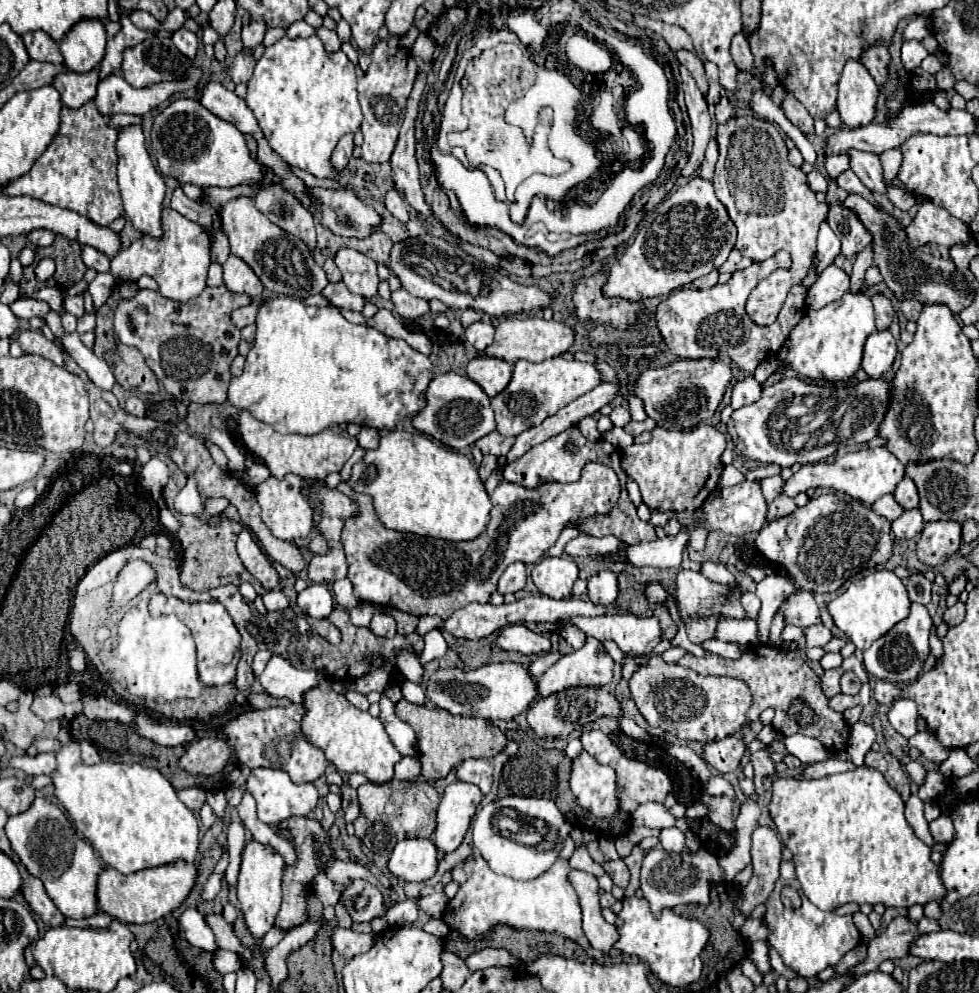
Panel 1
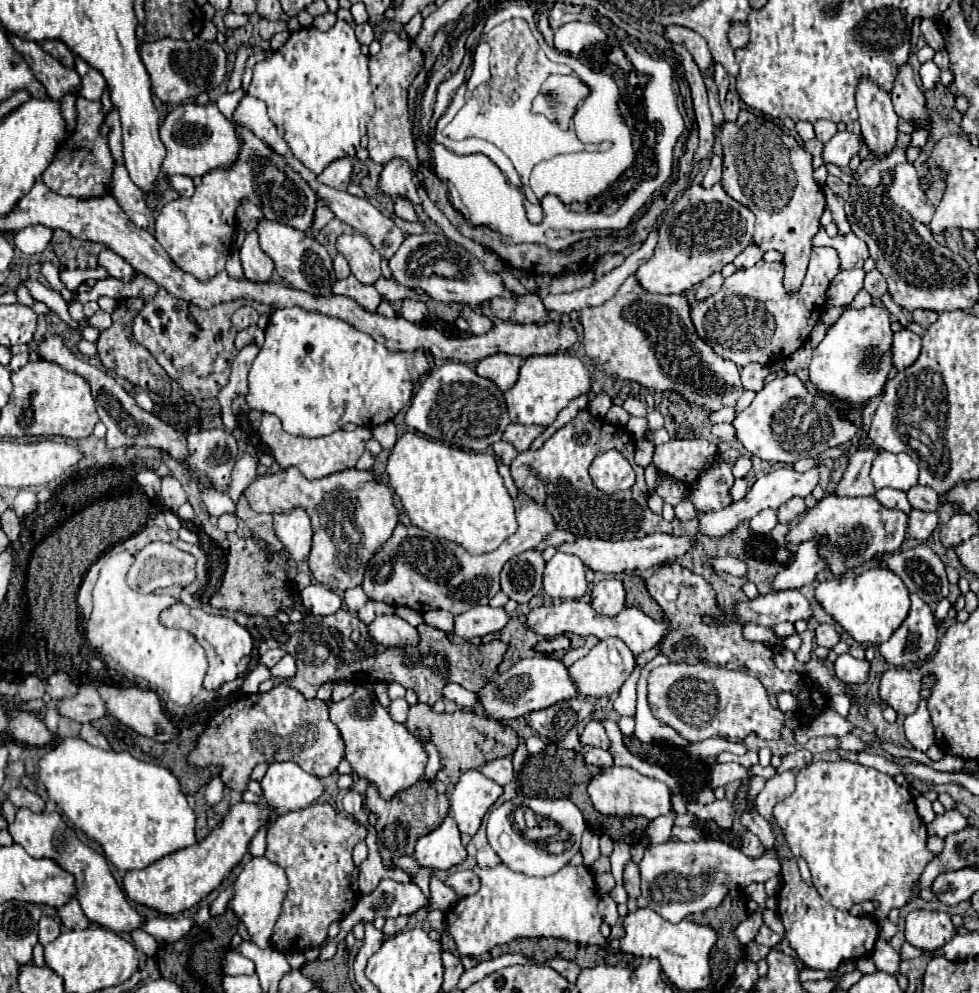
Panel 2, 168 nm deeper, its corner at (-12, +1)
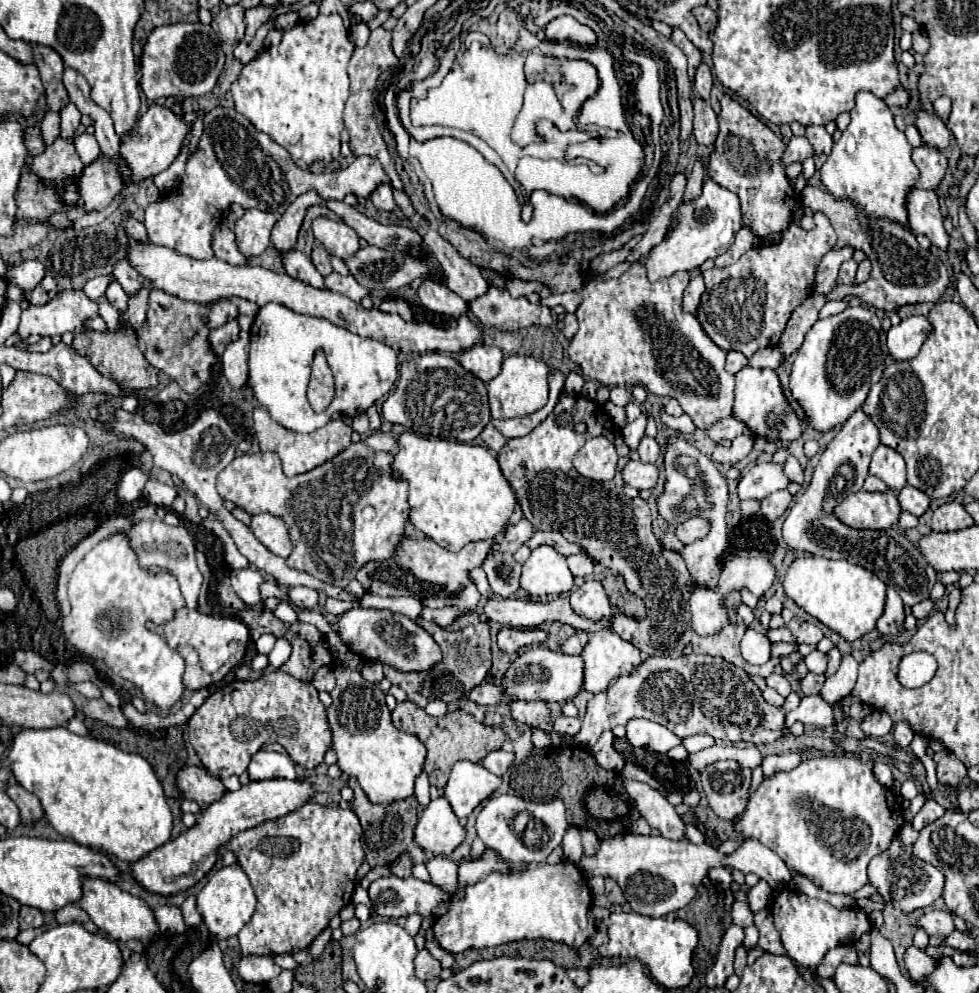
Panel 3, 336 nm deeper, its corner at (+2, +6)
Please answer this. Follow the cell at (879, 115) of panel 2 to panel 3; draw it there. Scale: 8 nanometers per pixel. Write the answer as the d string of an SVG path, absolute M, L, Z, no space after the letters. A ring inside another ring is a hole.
M859 92L851 110L851 124L835 142L827 162L821 166L821 182L837 200L849 200L865 218L887 218L907 226L907 194L919 180L919 168L911 160L911 144L897 130L887 104L869 94Z

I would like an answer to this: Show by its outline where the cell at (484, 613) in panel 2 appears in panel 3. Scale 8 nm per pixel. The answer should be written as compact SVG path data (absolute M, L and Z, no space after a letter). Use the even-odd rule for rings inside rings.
M423 608L421 610L421 618L423 620L429 620L429 622L435 622L437 626L441 628L447 628L457 616L461 614L467 614L467 612L461 612L457 608L441 608L441 610L431 610L431 608Z

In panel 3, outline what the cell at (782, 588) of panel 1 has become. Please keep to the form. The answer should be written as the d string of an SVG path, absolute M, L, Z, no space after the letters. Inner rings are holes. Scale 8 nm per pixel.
M861 408L855 410L851 418L843 424L843 428L837 432L837 436L827 444L807 490L791 506L783 522L783 538L793 550L805 550L813 556L833 560L845 558L851 564L859 564L877 576L881 572L881 580L897 588L903 604L909 608L921 600L927 600L933 584L937 582L935 570L925 562L915 544L907 540L905 534L893 528L885 532L855 530L841 524L841 520L837 520L835 516L835 506L847 494L859 492L863 488L871 454L879 446L879 442L879 432L873 420L869 420L869 416L865 416Z

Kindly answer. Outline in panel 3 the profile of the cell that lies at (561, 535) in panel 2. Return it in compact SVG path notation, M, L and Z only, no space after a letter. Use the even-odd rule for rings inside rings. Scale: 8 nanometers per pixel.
M521 518L515 526L507 528L507 532L505 532L505 536L503 536L501 542L493 542L489 554L493 554L493 552L509 552L509 554L513 554L517 548L523 546L523 542L531 534L533 534L533 526L529 524L529 520Z

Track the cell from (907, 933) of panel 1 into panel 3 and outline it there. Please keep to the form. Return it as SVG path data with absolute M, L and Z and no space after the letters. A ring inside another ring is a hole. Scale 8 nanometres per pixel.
M929 910L927 914L923 914L917 920L917 926L925 928L925 932L929 936L941 936L941 938L949 936L955 930L953 914L951 912L941 912L941 910Z

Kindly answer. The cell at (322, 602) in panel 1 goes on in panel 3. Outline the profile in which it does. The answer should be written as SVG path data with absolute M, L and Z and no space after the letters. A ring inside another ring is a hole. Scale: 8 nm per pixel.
M297 586L297 588L291 588L289 590L289 600L297 606L297 608L315 608L317 606L317 600L319 600L319 592L313 590L313 588L307 588L307 586Z

